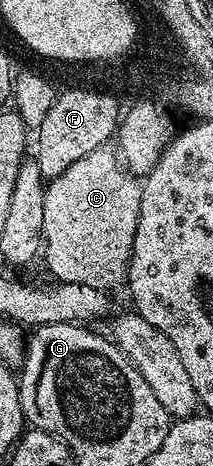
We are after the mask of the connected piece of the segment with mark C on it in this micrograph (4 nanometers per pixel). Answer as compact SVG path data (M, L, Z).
M103 146L92 150L92 154L84 154L84 158L80 158L80 162L72 162L72 166L68 166L68 170L64 170L64 174L60 174L55 180L47 183L46 197L44 198L44 230L42 231L44 260L46 256L46 268L54 275L53 279L63 284L83 284L84 286L96 286L103 290L111 290L110 288L116 287L121 280L123 283L130 271L130 255L134 245L136 226L140 218L142 185L139 177L134 174L128 174L123 161L113 151L110 153L108 149L109 147Z

